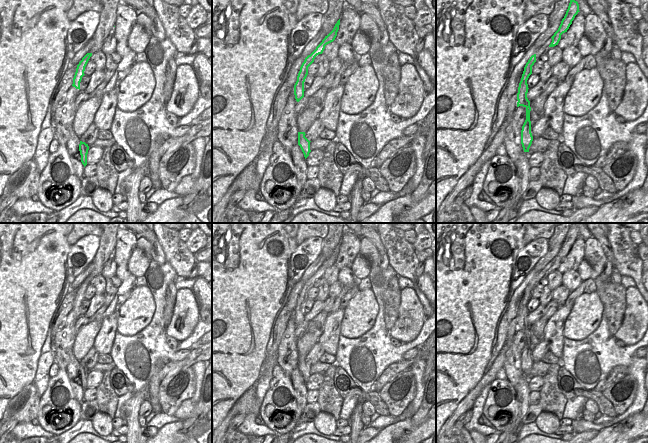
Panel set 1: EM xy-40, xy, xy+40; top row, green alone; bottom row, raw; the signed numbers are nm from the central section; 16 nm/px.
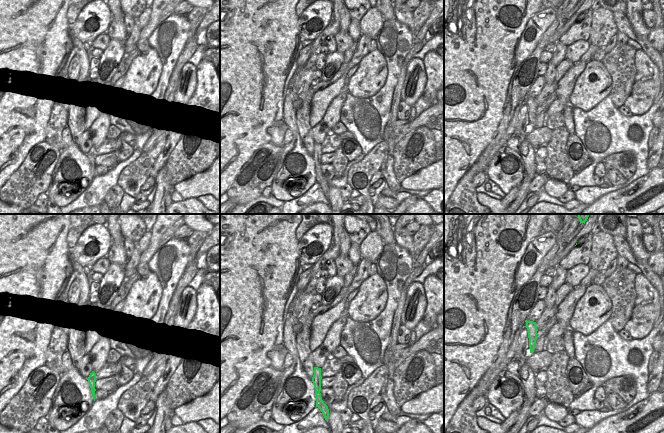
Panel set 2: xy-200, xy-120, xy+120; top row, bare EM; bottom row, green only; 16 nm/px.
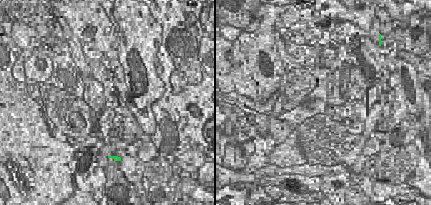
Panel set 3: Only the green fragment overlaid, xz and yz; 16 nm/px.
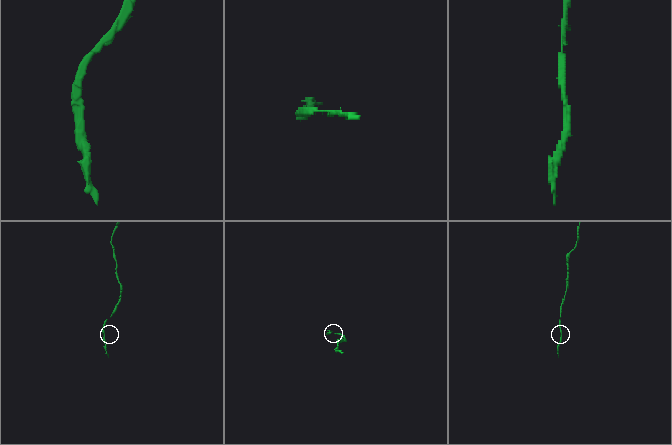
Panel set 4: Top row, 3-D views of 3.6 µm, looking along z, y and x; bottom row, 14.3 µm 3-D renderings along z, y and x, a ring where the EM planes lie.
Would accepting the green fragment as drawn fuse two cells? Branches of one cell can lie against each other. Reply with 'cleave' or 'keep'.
keep

